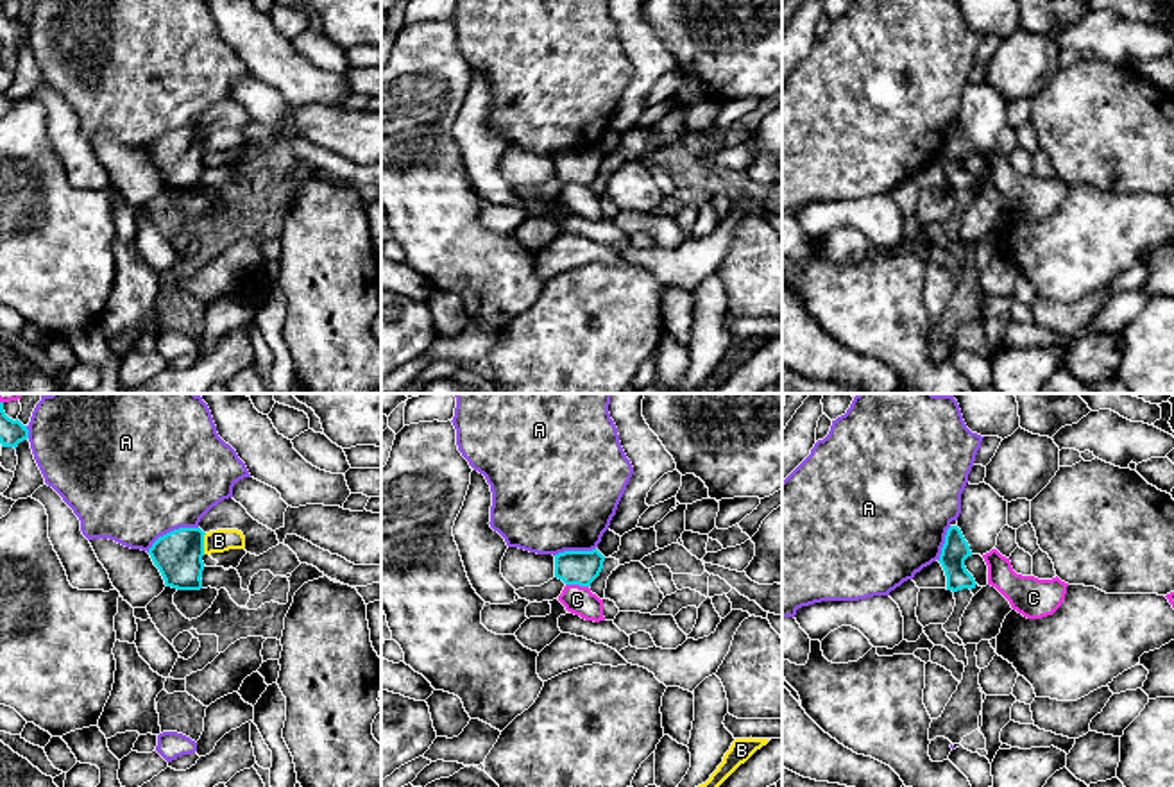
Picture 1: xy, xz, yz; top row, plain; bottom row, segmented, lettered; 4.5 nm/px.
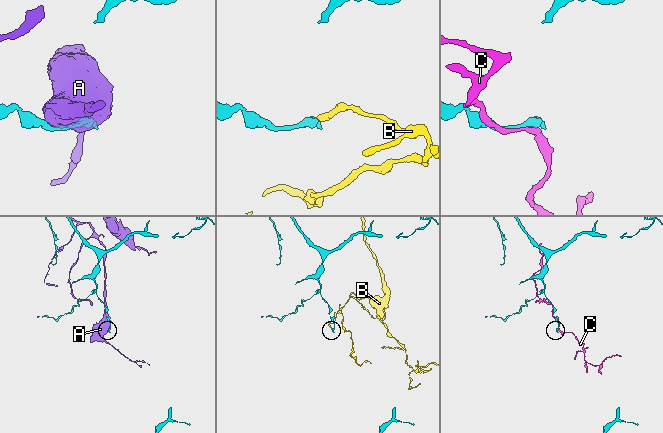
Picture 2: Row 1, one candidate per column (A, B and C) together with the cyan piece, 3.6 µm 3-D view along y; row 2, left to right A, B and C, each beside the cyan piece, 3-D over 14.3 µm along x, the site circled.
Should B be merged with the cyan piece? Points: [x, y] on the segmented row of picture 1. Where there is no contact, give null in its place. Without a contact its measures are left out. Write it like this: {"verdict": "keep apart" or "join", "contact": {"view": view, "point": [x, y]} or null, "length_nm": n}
{"verdict": "keep apart", "contact": {"view": "xy", "point": [203, 544]}, "length_nm": 100}

